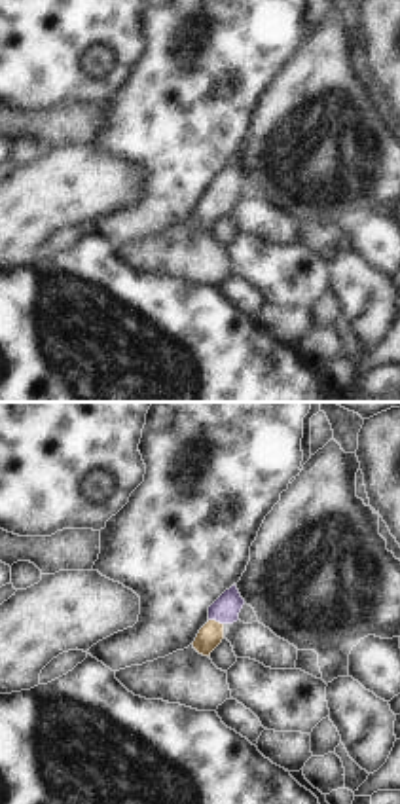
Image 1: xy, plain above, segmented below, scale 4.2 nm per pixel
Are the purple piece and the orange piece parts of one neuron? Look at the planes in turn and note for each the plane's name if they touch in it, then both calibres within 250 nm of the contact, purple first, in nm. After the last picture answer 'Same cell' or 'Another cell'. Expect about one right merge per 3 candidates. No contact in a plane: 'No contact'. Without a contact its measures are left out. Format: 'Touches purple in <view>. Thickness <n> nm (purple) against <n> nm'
Touches purple in xy. Thickness 120 nm (purple) against 100 nm.

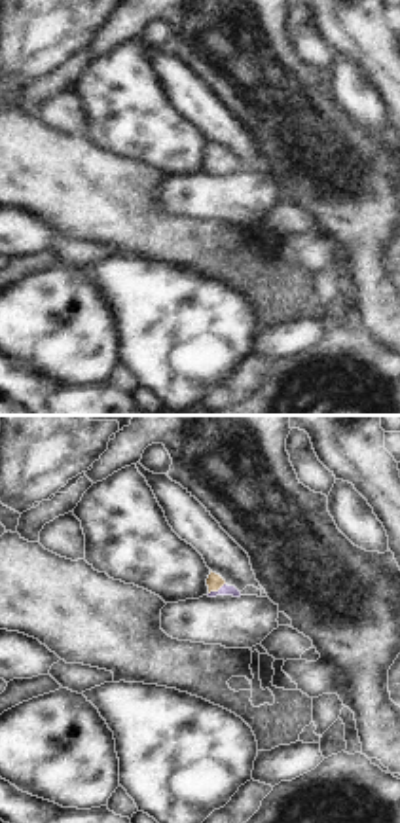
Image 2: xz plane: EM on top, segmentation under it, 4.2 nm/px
Touches purple in xz. Thickness 50 nm (purple) against 70 nm.

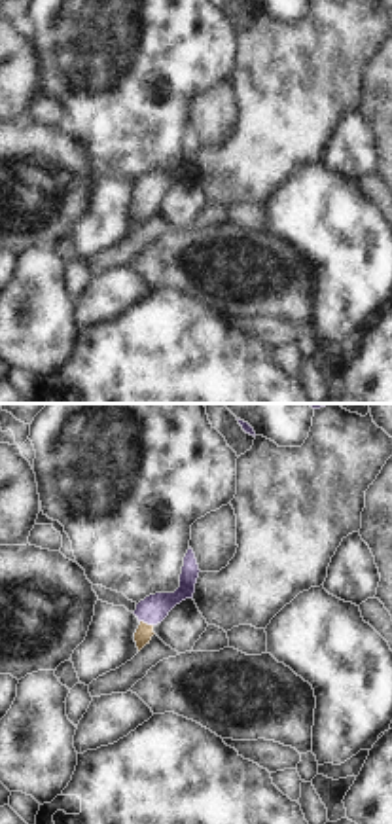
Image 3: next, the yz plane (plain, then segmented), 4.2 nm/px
Touches purple in yz. Thickness 120 nm (purple) against 70 nm.

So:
Same cell.

